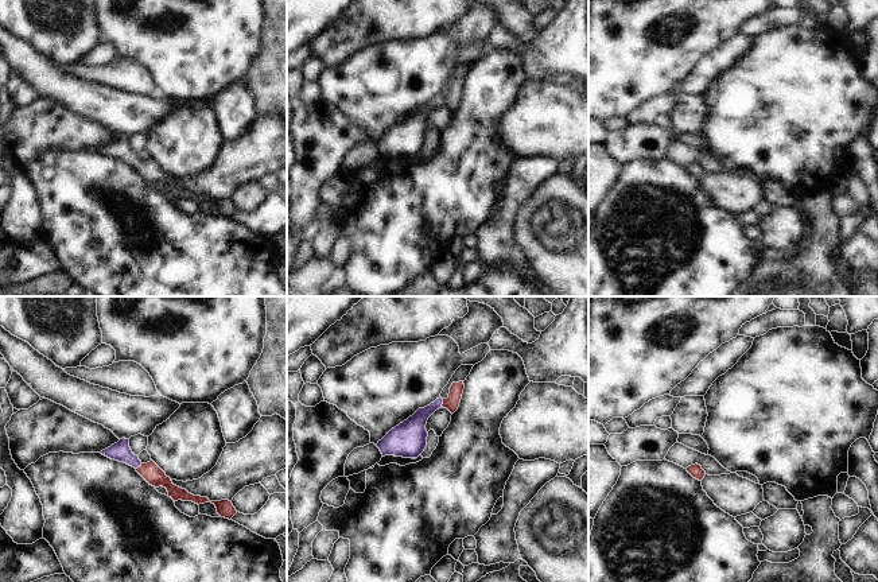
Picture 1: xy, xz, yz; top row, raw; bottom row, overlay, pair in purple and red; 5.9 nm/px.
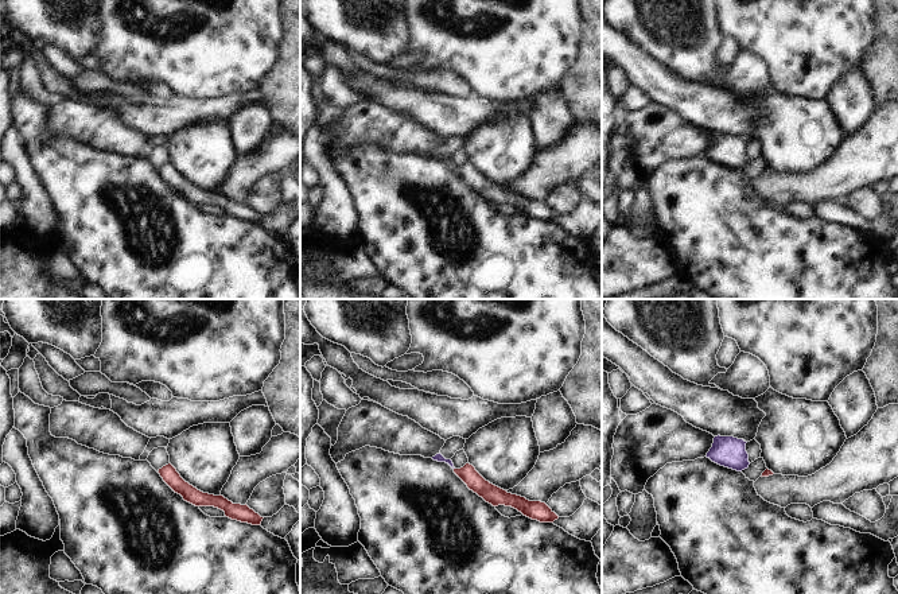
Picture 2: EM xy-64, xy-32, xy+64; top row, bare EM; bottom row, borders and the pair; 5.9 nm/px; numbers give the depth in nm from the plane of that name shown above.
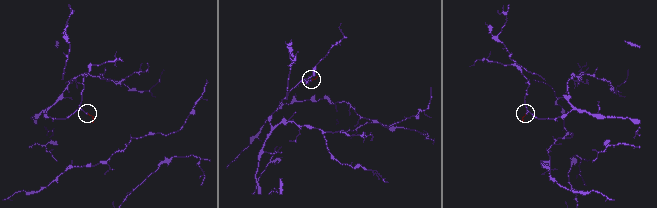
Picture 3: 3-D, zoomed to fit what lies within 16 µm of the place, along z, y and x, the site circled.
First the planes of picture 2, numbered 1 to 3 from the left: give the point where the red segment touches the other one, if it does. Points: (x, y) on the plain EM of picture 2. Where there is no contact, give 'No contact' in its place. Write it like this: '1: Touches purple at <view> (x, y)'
1: No contact
2: No contact
3: No contact.

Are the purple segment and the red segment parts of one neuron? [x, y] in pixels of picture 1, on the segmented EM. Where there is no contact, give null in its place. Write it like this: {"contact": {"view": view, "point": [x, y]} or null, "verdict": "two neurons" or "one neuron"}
{"contact": {"view": "xz", "point": [442, 403]}, "verdict": "one neuron"}

